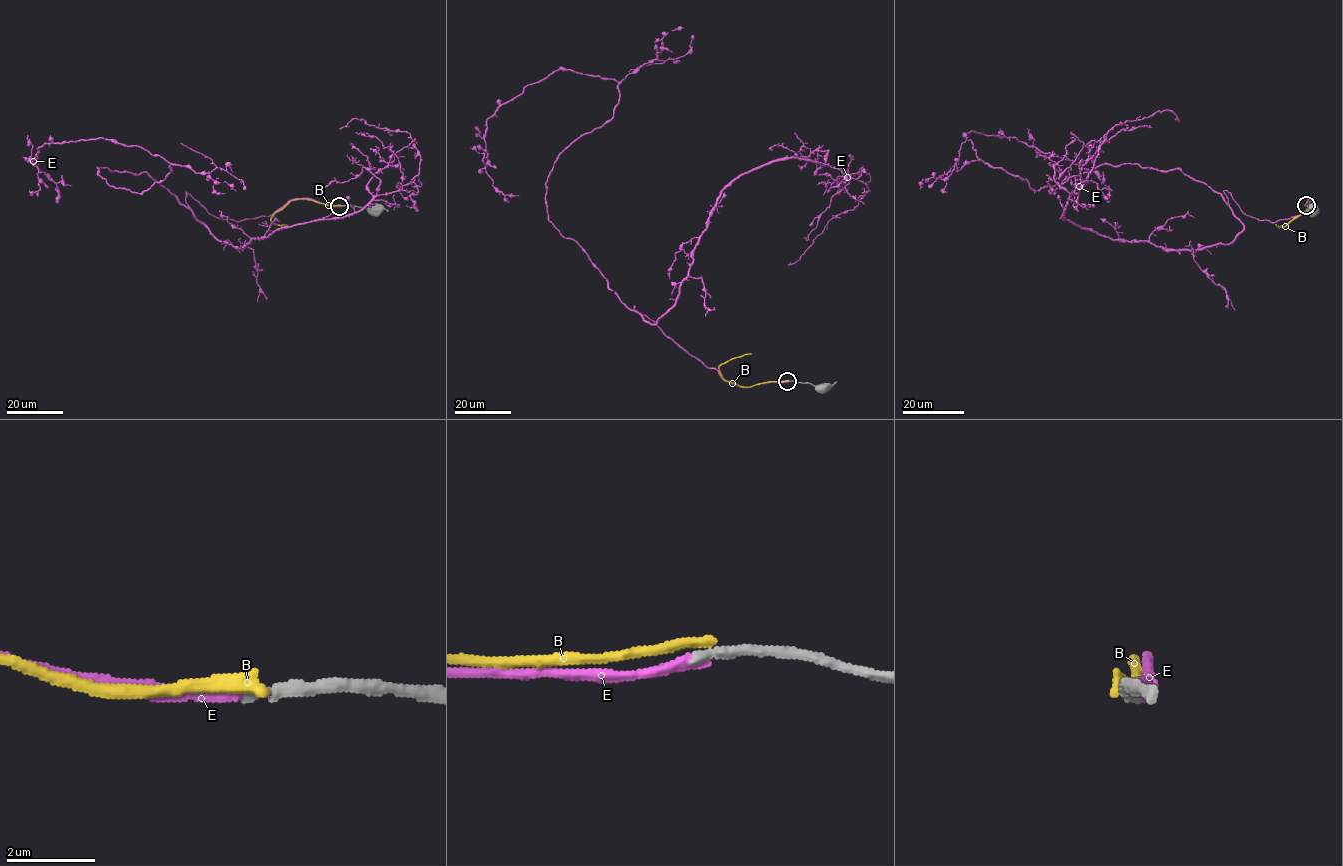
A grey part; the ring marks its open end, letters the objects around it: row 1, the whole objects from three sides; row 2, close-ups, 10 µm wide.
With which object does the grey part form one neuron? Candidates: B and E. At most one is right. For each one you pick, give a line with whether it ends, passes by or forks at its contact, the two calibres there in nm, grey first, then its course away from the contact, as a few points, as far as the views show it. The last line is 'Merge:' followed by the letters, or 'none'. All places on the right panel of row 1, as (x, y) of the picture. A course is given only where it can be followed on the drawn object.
E: it ends | 280/360 nm | via (1306, 205), (1257, 219), (1180, 169), (1129, 163), (1036, 192), (966, 134), (1092, 170), (1107, 202)
Merge: E

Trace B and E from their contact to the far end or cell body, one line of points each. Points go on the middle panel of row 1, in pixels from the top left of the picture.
B: (789, 380), (744, 387), (725, 380), (719, 367), (751, 353)
E: (788, 382), (726, 382), (548, 219), (548, 174), (613, 116), (614, 79), (553, 71), (487, 119), (505, 199)

